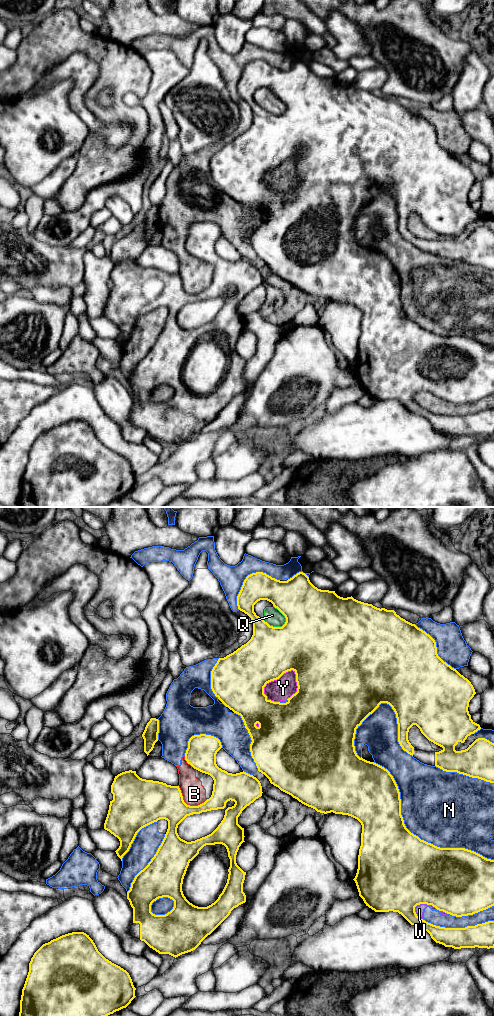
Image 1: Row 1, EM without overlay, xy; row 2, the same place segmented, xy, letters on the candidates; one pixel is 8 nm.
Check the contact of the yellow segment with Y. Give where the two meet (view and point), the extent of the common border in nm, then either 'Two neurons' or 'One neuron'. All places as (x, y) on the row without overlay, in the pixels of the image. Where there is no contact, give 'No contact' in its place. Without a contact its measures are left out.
Touches yellow at xy (272, 168). Shared border 340 nm. Two neurons

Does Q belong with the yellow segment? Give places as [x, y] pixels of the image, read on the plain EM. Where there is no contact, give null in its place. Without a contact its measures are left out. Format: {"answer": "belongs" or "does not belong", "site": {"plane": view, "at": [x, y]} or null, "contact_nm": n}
{"answer": "does not belong", "site": {"plane": "xy", "at": [284, 103]}, "contact_nm": 200}

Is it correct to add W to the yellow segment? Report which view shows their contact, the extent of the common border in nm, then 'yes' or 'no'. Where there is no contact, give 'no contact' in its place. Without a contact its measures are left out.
contact in xy; length 190 nm; no

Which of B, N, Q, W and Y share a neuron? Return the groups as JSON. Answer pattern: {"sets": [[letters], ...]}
{"sets": [["B", "N", "Q", "W", "Y"]]}

